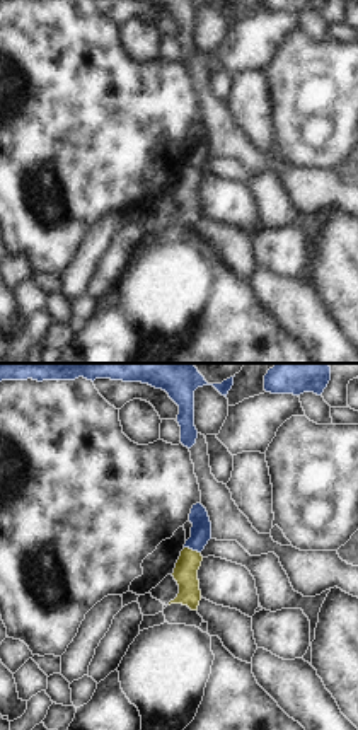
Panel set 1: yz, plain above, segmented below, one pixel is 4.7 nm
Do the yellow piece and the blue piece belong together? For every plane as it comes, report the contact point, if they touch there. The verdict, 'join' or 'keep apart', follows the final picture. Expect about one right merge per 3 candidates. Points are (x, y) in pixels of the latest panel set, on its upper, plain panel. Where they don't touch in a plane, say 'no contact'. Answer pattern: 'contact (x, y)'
contact (191, 168)

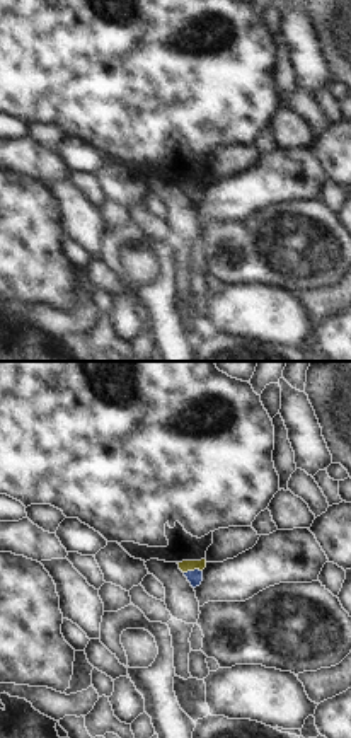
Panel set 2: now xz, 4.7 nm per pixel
contact (193, 188)

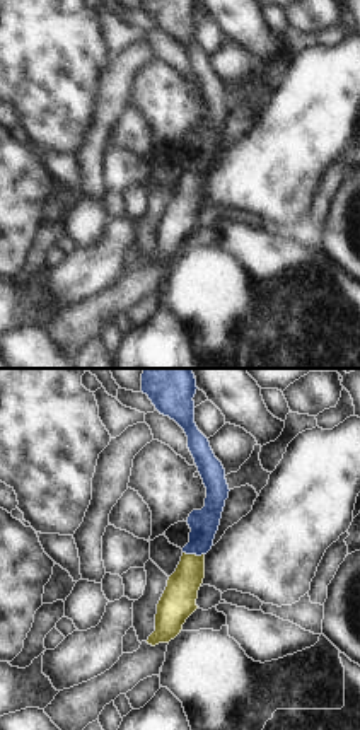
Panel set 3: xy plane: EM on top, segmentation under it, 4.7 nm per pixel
contact (193, 173)

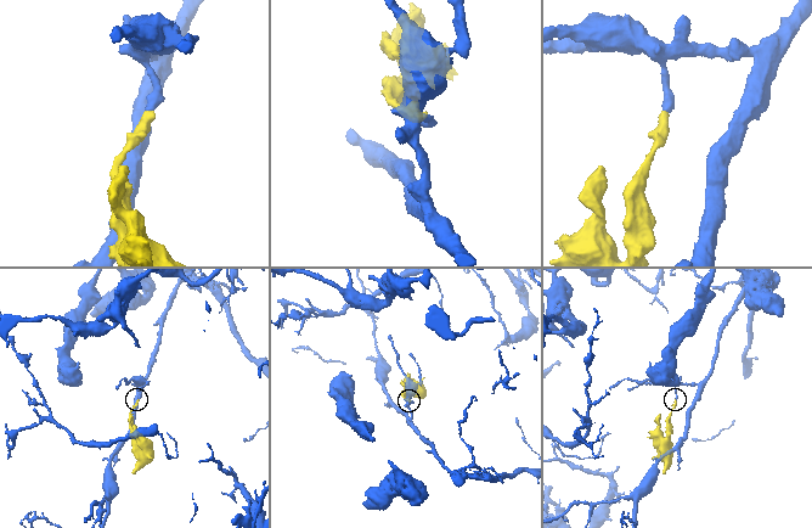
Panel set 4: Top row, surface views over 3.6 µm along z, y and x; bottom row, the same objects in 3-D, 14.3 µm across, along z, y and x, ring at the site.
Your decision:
keep apart

